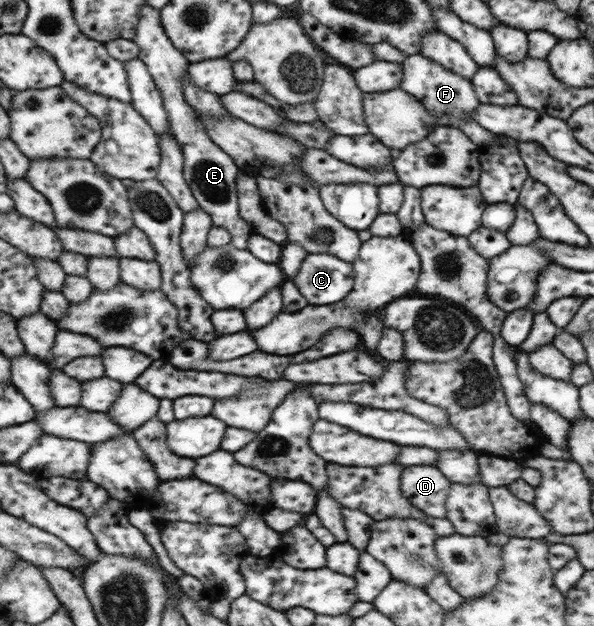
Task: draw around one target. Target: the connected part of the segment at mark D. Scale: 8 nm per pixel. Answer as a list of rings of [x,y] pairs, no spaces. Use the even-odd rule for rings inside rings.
[[[415,465],[402,469],[400,489],[403,496],[423,514],[446,517],[445,499],[450,480],[435,465]]]

